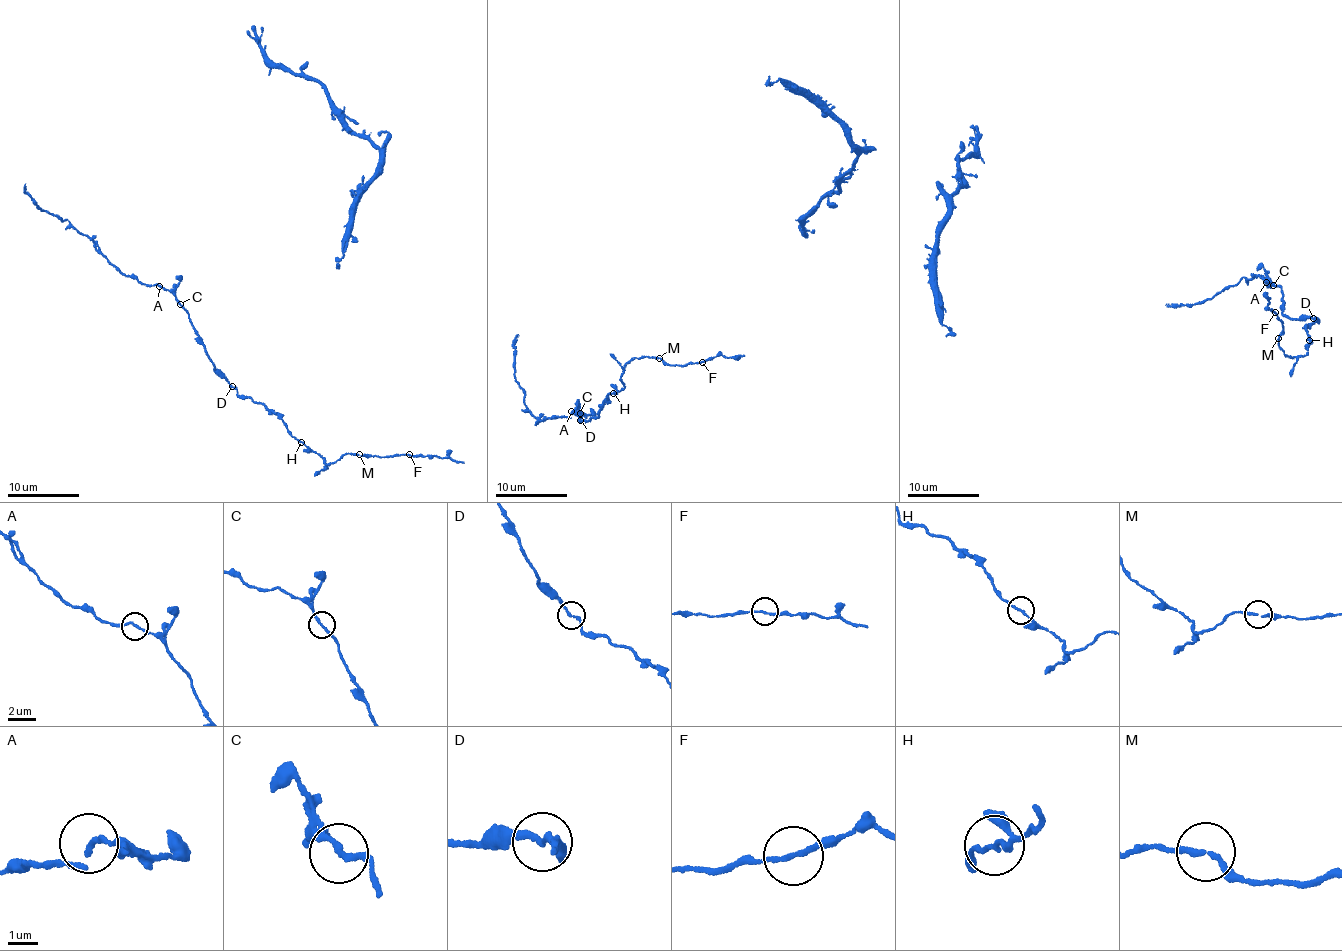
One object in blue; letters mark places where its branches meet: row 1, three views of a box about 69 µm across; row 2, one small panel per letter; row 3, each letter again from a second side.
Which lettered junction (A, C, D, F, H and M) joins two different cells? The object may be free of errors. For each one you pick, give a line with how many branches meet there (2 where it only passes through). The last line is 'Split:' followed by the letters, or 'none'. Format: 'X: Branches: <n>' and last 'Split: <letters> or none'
Split: none

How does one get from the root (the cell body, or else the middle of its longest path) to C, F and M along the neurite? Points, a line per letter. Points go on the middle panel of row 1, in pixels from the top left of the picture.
C: (594, 411), (587, 415), (580, 413)
F: (594, 411), (580, 416), (577, 400), (578, 419), (596, 417), (636, 357), (702, 362)
M: (594, 411), (580, 416), (577, 400), (578, 419), (596, 417), (607, 394), (624, 386), (626, 363), (659, 357)

